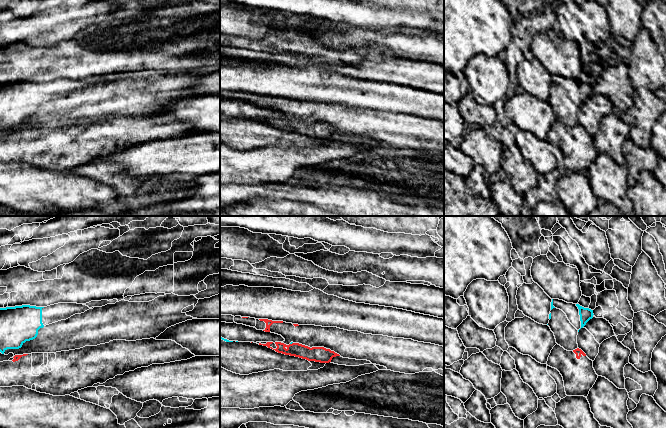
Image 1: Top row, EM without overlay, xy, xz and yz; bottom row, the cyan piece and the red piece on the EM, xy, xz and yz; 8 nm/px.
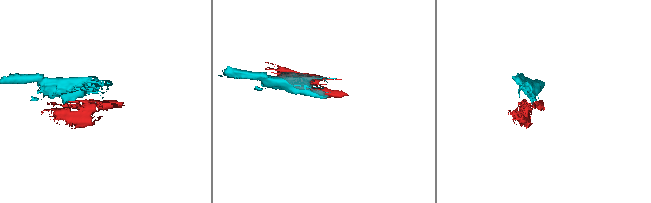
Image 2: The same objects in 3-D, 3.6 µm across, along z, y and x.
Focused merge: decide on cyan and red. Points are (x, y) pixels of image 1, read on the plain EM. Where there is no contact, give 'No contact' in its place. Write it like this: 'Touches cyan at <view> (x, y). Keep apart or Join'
Touches cyan at xz (291, 119). Keep apart

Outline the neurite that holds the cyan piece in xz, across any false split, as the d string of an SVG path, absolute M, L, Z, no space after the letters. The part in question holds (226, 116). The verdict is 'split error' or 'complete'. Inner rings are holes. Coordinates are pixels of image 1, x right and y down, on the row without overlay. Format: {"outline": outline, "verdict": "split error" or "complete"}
{"outline": "M220 98L220 115L226 117L226 118L283 118L285 115L278 110L271 109L271 108L265 108L263 106L257 106L254 103L246 102L243 100L237 100L235 98L233 99L226 99L226 98Z", "verdict": "split error"}

